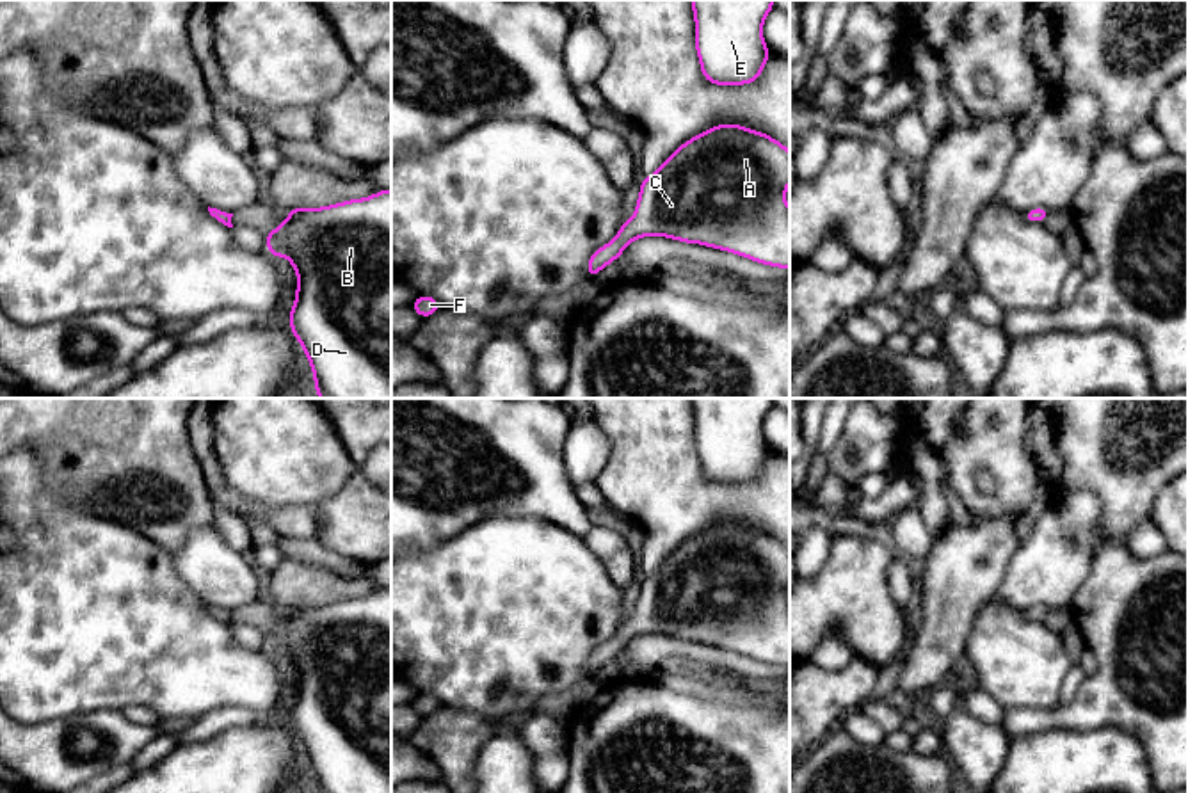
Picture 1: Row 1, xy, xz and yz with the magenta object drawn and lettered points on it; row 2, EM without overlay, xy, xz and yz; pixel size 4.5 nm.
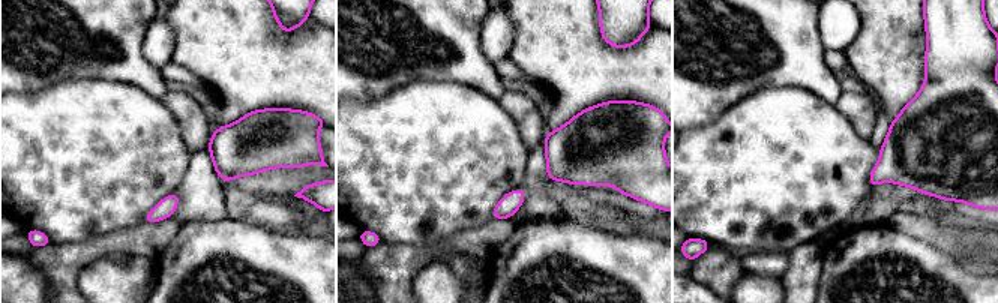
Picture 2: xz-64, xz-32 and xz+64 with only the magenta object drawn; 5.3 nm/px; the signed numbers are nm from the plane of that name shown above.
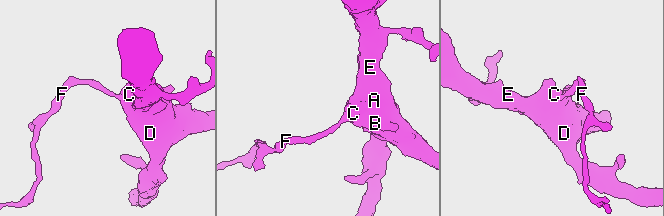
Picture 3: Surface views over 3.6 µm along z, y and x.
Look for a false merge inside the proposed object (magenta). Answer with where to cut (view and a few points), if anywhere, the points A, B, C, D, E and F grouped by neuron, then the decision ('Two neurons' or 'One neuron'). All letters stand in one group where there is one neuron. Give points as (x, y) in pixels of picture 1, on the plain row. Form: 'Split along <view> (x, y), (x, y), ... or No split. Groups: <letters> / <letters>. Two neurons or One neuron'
No split. Groups: A B C D E F. One neuron

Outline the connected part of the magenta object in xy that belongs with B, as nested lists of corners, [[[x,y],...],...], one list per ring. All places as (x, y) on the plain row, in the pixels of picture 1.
[[[391,589],[324,606],[292,606],[265,638],[267,649],[286,654],[297,670],[288,717],[311,763],[317,793],[391,793]]]

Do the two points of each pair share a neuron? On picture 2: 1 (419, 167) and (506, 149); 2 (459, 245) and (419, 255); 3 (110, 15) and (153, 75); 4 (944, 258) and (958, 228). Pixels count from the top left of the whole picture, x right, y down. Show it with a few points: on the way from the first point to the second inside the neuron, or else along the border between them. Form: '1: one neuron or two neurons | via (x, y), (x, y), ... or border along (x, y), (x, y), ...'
1: one neuron | via (440, 155), (485, 153)
2: one neuron | via (449, 246), (429, 252)
3: one neuron | via (111, 30), (138, 63)
4: two neurons | border along (944, 243), (980, 266)

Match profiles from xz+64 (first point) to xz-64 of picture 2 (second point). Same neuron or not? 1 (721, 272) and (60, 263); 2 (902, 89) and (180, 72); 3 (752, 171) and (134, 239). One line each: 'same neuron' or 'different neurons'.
1: same neuron
2: different neurons
3: different neurons

